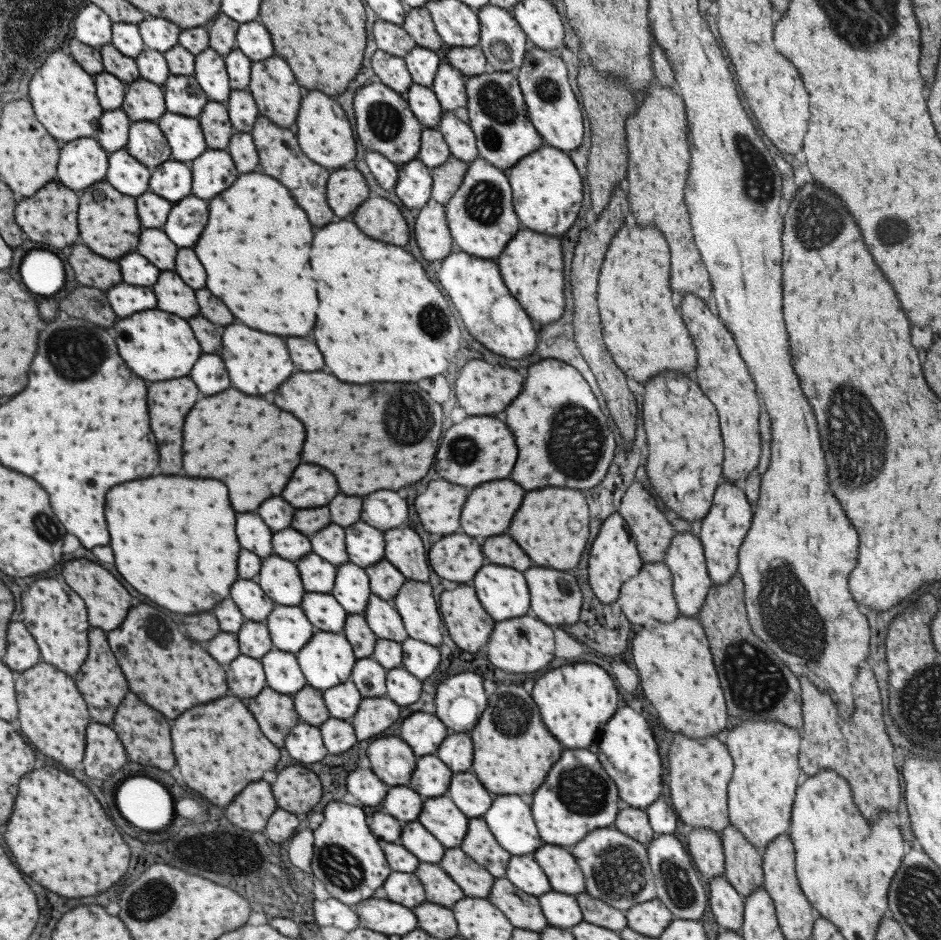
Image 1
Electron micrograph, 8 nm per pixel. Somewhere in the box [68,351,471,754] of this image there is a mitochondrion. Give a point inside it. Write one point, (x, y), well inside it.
(407, 419)

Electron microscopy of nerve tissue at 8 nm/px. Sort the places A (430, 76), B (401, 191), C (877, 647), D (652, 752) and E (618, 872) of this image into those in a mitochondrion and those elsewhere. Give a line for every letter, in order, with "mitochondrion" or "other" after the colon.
A: other
B: other
C: other
D: other
E: mitochondrion

